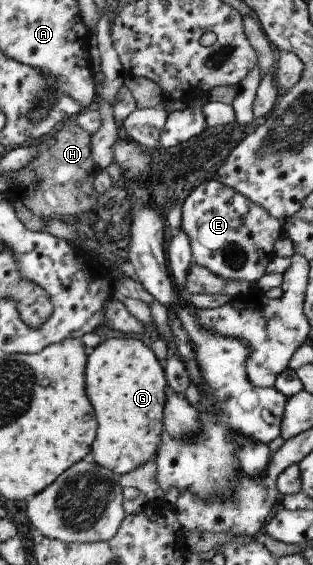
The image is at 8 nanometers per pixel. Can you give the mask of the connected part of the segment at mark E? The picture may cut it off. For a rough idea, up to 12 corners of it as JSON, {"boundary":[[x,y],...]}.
{"boundary":[[213,180],[183,204],[194,263],[257,284],[284,222]]}

